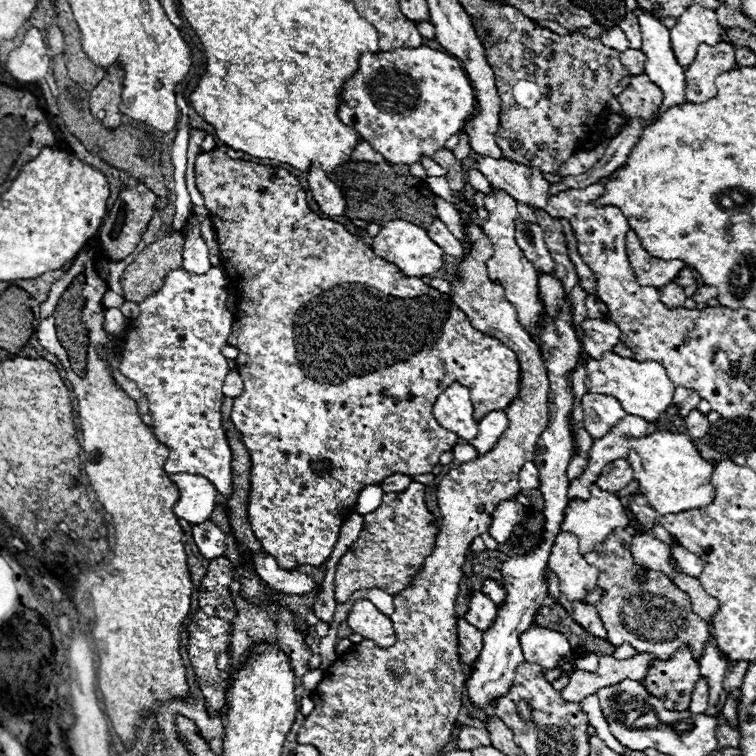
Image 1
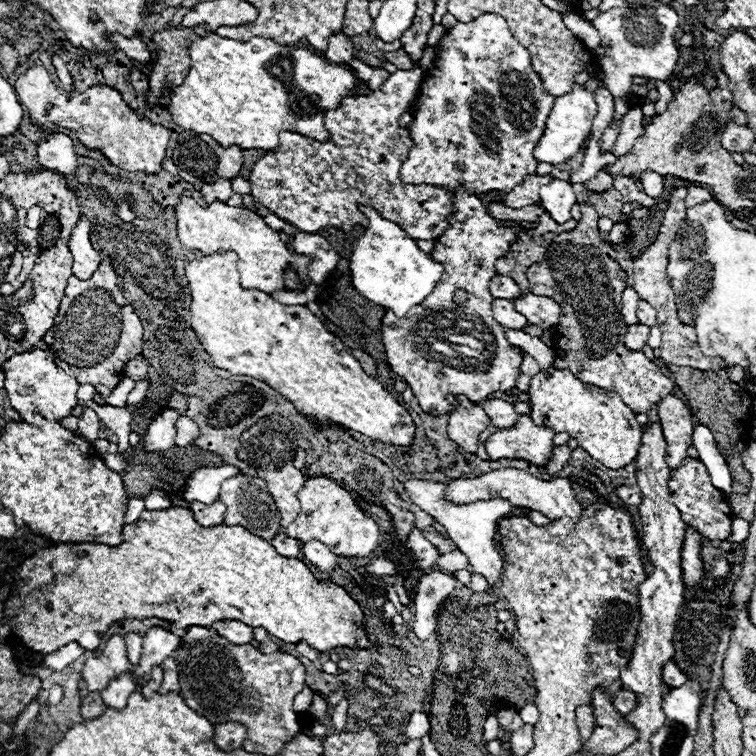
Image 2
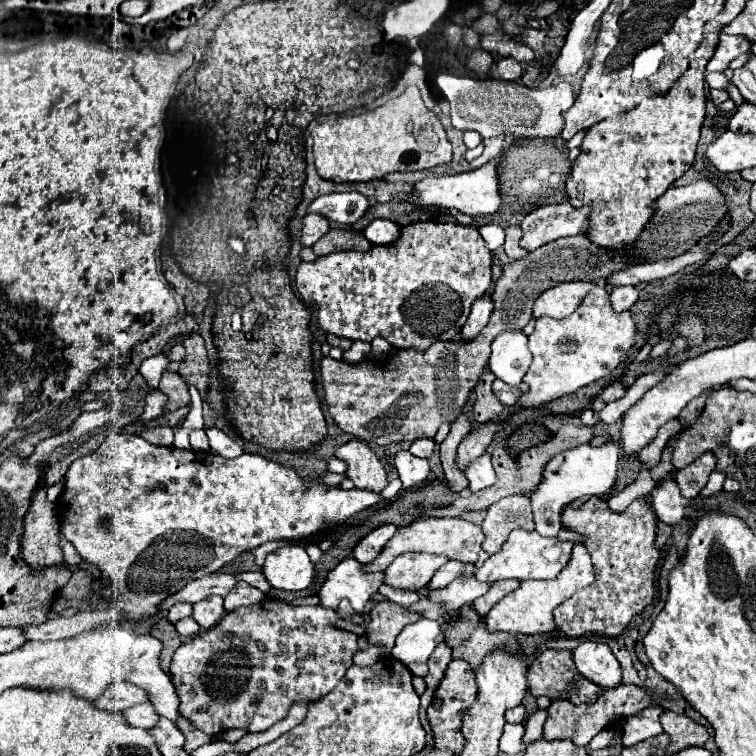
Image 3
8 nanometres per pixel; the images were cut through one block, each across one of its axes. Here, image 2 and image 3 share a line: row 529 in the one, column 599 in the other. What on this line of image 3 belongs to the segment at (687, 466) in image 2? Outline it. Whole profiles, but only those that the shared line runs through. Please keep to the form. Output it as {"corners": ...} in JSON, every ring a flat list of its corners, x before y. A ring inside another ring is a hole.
{"corners":[[618,684,614,688,604,688,600,692,600,698,592,704,584,704,584,706,576,706,570,704,568,700,554,700,548,708,548,720,544,724,544,738,546,740,562,740,568,738,572,740,576,746,588,746,588,742,604,728,610,728,614,724,622,724,624,718,654,706,654,704,662,704,666,698,664,696,656,696,654,692,650,692,648,688,640,688,636,684]]}

